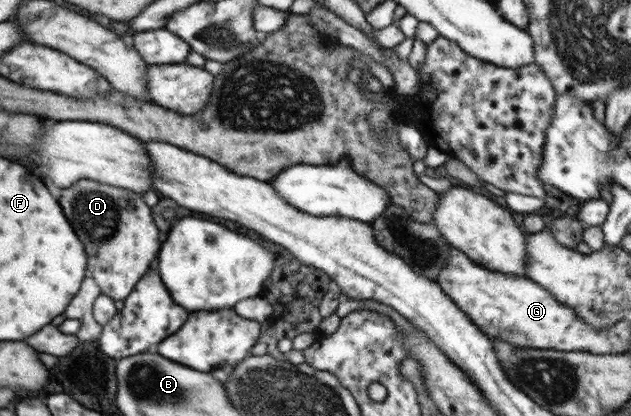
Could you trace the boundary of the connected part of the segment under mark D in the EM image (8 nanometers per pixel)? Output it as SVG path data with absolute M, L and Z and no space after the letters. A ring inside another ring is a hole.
M81 179L61 193L61 207L73 219L73 227L81 231L85 247L89 247L89 271L103 295L114 301L127 301L139 281L149 272L151 261L159 253L159 231L143 197L130 189L105 185L92 179ZM113 229L113 239L107 239Z

